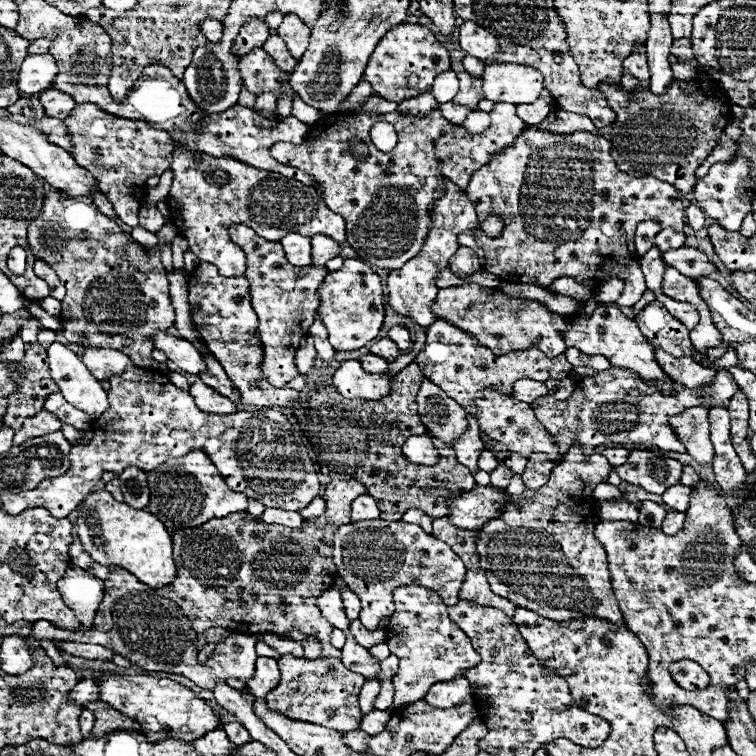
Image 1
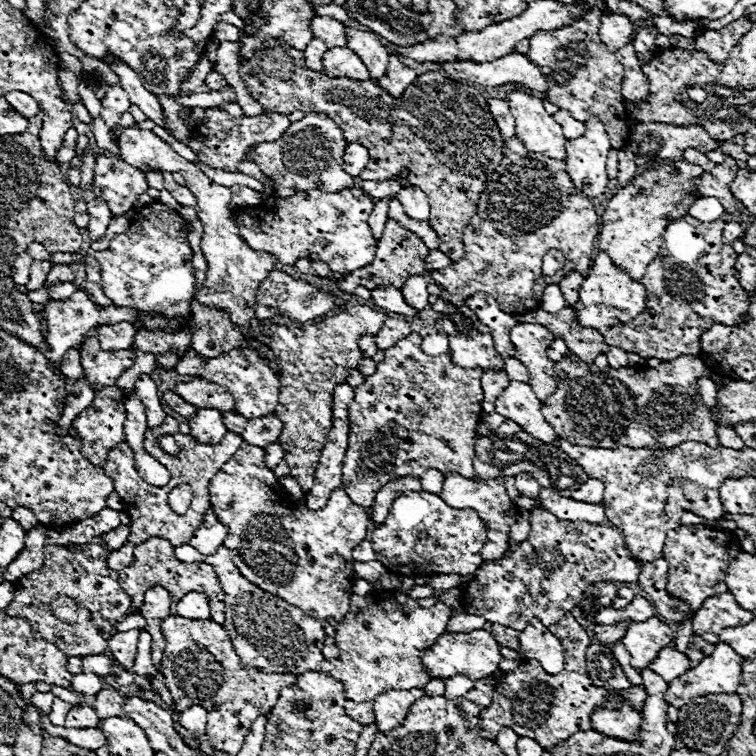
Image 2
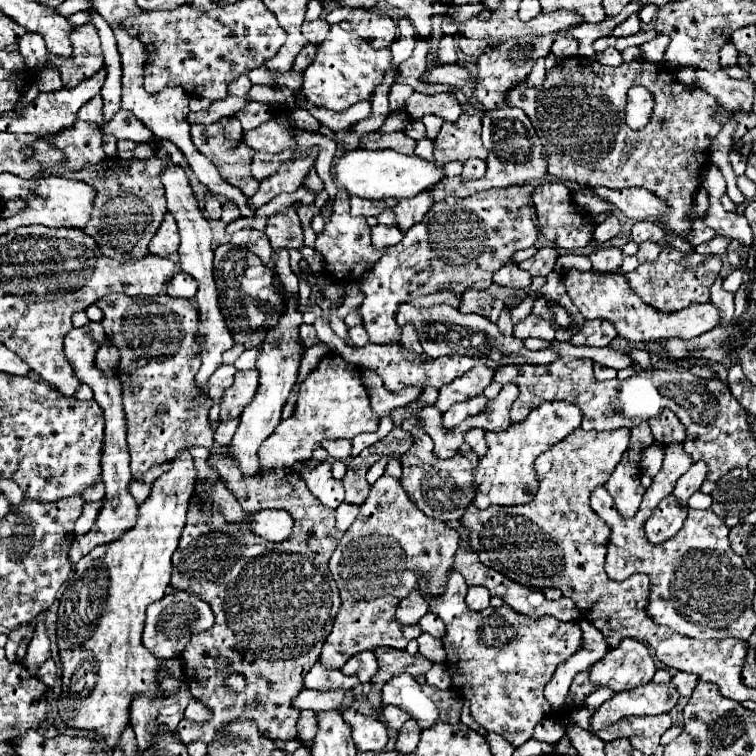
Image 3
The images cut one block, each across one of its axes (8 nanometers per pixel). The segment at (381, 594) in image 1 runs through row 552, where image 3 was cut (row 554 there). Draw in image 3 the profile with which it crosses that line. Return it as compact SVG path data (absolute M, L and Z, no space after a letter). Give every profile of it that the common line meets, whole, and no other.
M392 476L378 478L360 506L358 518L330 558L330 572L338 584L342 606L336 614L332 634L322 648L320 662L340 670L358 652L374 652L376 648L404 650L410 640L418 638L422 634L420 624L406 626L396 620L398 602L418 592L420 576L426 580L428 594L444 594L448 576L454 570L458 542L460 532L444 520L422 514L402 490L400 480Z

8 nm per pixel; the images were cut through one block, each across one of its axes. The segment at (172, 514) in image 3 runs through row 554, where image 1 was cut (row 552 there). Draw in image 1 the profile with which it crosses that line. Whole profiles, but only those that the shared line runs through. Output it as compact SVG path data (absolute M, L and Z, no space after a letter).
M98 490L86 496L76 512L74 524L84 552L98 564L120 566L150 588L160 588L174 580L176 566L172 560L172 538L154 514L116 502L110 492Z

